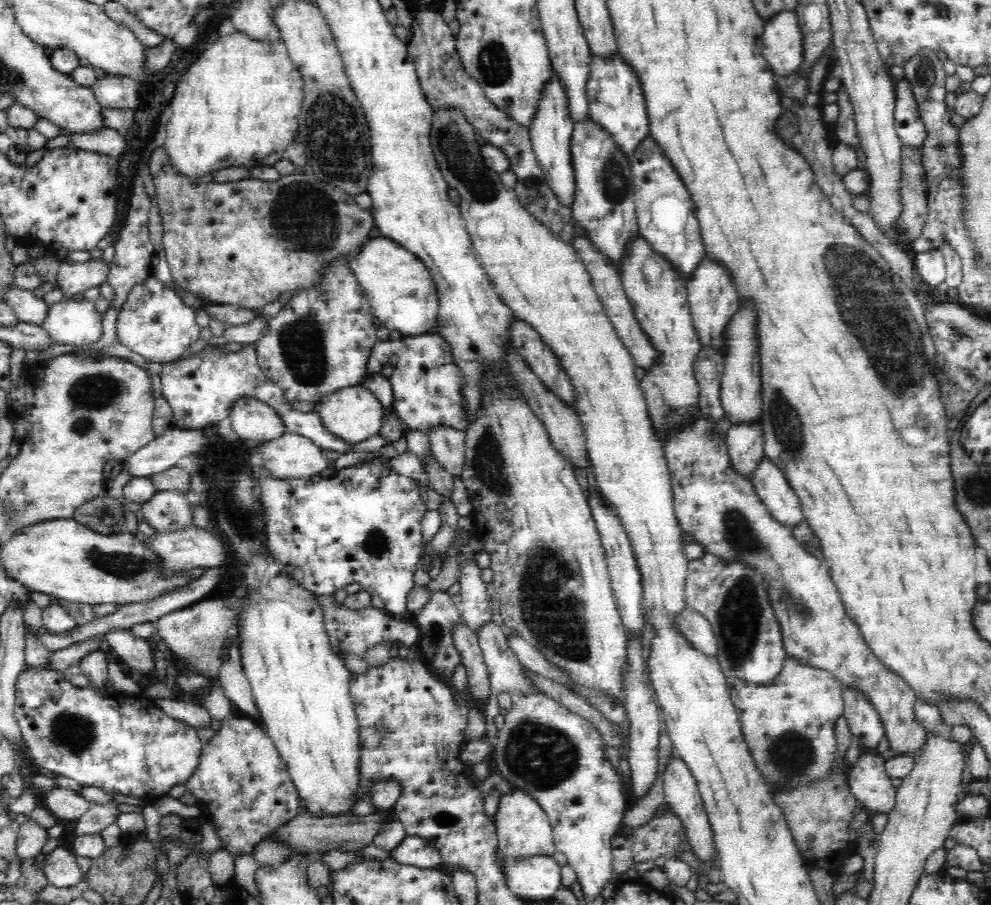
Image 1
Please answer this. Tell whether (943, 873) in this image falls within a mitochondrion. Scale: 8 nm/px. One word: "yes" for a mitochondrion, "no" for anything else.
no

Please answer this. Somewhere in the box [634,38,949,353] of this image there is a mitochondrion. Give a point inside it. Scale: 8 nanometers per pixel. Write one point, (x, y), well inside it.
(923, 72)

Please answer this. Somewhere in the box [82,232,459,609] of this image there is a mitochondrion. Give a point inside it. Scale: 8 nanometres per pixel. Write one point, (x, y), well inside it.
(301, 340)

